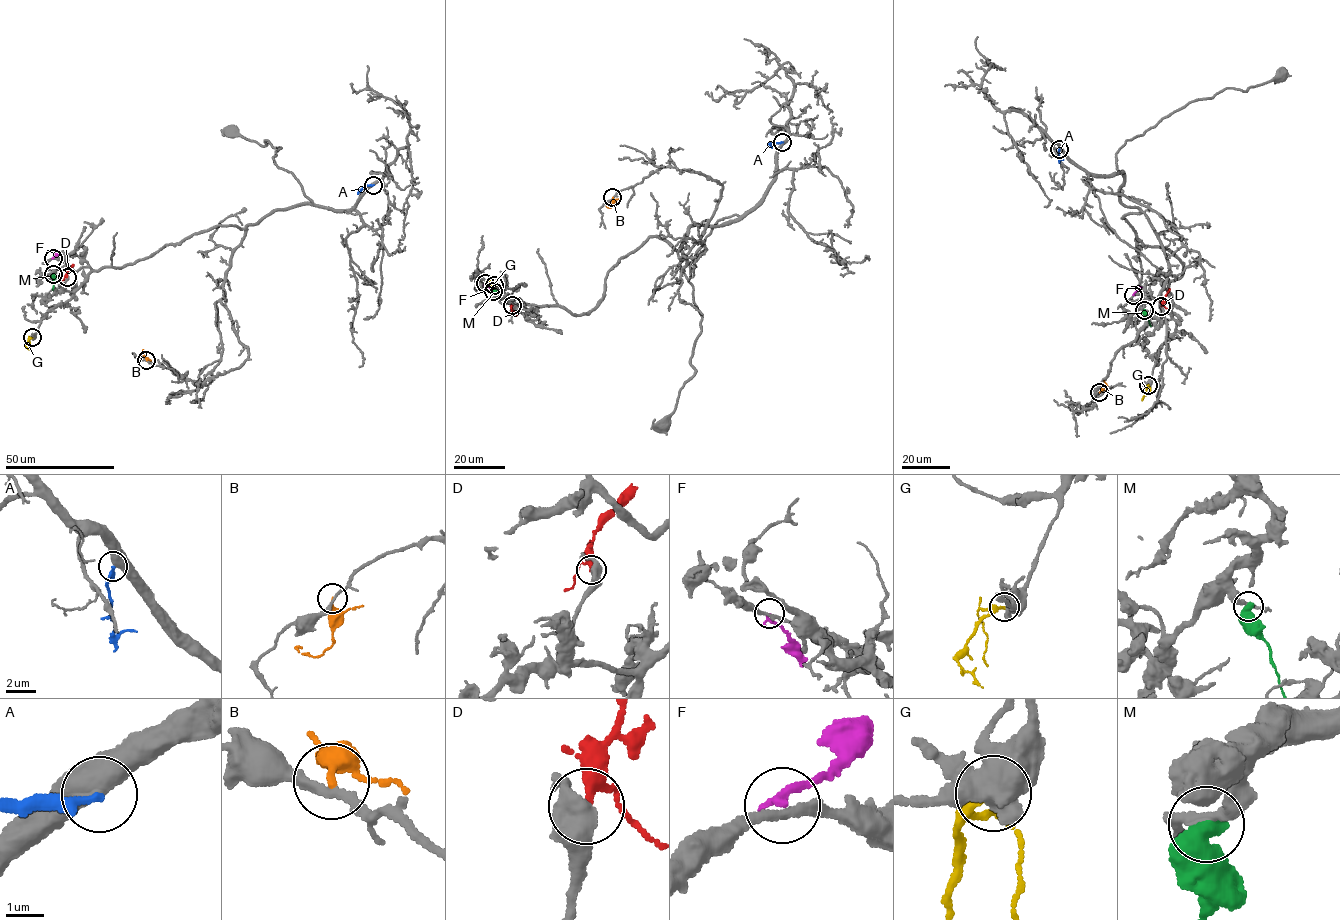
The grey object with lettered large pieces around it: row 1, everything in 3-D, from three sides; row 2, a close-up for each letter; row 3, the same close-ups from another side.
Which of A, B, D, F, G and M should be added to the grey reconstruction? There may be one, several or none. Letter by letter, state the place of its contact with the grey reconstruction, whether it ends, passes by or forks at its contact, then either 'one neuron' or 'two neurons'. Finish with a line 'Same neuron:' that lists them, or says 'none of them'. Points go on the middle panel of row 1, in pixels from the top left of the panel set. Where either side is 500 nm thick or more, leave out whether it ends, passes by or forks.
A: (782, 142) | it ends | two neurons
B: (612, 197) | it ends | two neurons
D: (512, 305) | two neurons
F: (485, 283) | it ends | two neurons
G: (494, 285) | two neurons
M: (493, 291) | two neurons
Same neuron: none of them

